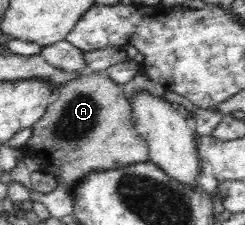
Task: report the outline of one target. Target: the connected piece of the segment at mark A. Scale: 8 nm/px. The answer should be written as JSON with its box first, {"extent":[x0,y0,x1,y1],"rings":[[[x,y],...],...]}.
{"extent":[20,71,149,194],"rings":[[[91,71],[86,75],[69,79],[68,82],[54,88],[53,102],[49,104],[44,117],[36,122],[32,128],[32,137],[26,148],[20,148],[23,154],[34,156],[42,164],[42,172],[46,166],[46,174],[60,180],[70,194],[75,192],[76,186],[91,173],[97,171],[117,170],[124,166],[134,165],[149,160],[148,144],[138,135],[132,123],[132,106],[122,91],[123,85],[112,79],[102,77],[100,71]]]}

